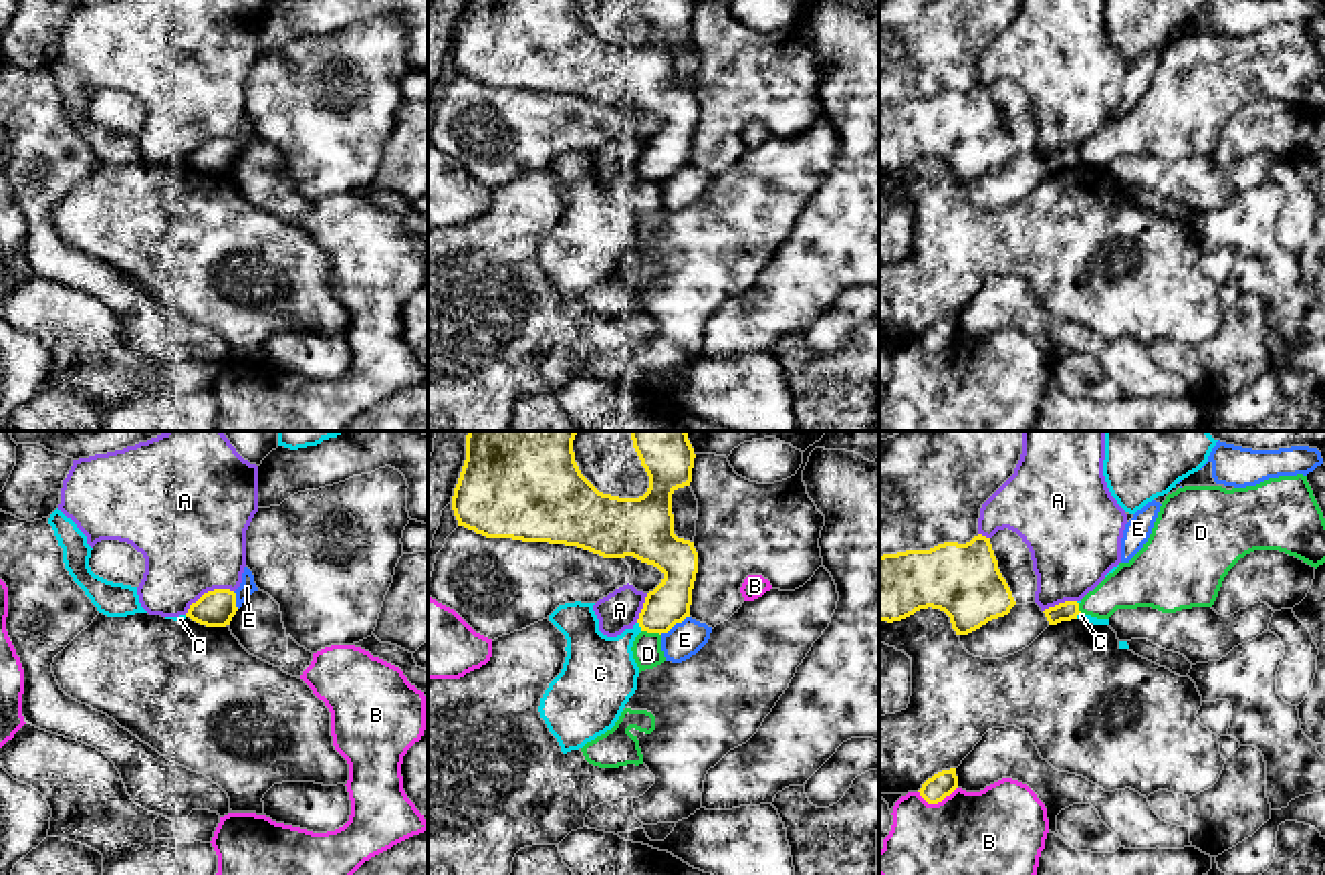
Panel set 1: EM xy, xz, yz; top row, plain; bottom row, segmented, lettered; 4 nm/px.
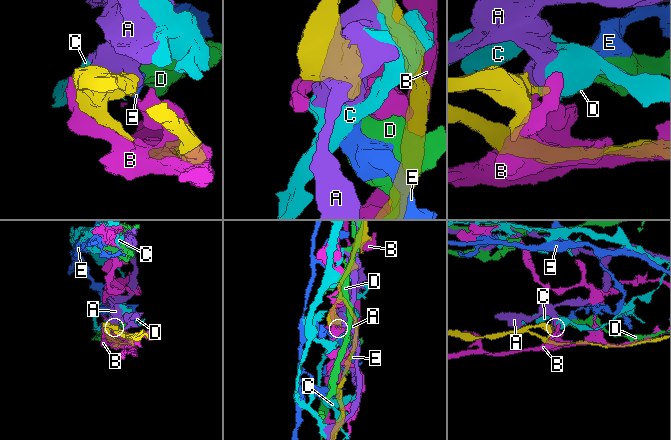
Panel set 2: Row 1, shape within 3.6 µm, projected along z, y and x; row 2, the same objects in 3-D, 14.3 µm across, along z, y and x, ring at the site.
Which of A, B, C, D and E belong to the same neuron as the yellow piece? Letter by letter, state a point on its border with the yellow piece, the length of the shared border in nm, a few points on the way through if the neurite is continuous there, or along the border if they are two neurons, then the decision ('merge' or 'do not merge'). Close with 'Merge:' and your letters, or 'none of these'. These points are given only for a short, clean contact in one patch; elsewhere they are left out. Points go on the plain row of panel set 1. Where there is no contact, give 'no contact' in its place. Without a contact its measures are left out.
A: contact xy (208, 140); length 220 nm; do not merge
B: contact yz (936, 351); length 160 nm; do not merge
C: contact xz (640, 174); length 40 nm; do not merge
D: contact xz (652, 180); length 80 nm; do not merge
E: contact xz (674, 172); length 140 nm; border xz (688, 164), (660, 182); do not merge
Merge: none of these

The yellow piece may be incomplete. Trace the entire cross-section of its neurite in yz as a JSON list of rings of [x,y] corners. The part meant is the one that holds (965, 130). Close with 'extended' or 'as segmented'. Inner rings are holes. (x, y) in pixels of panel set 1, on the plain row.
[[[982,83],[966,93],[879,105],[879,169],[901,169],[932,155],[950,165],[956,183],[968,183],[1014,153],[990,87]]]; as segmented

